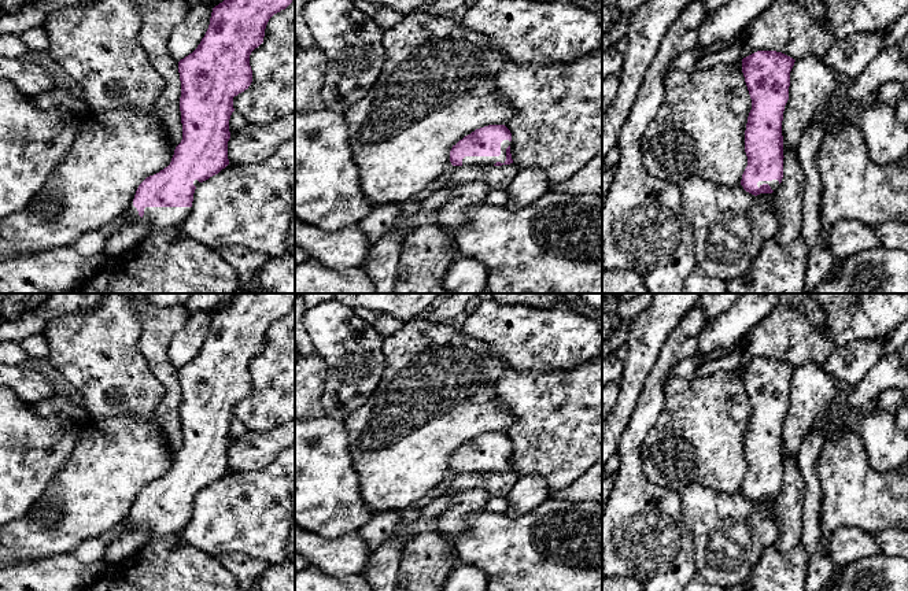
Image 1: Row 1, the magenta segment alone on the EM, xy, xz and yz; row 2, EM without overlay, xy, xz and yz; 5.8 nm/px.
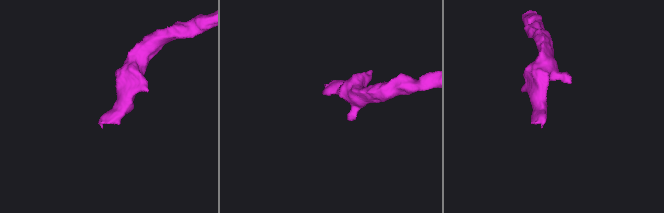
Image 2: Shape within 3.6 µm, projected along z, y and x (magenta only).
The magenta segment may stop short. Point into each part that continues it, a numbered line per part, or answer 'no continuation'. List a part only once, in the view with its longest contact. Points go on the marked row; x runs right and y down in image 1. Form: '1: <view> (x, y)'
1: xy (159, 218)

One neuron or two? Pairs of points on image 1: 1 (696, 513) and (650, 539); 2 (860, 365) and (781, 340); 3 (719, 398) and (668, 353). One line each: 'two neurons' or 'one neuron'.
1: two neurons
2: two neurons
3: two neurons

